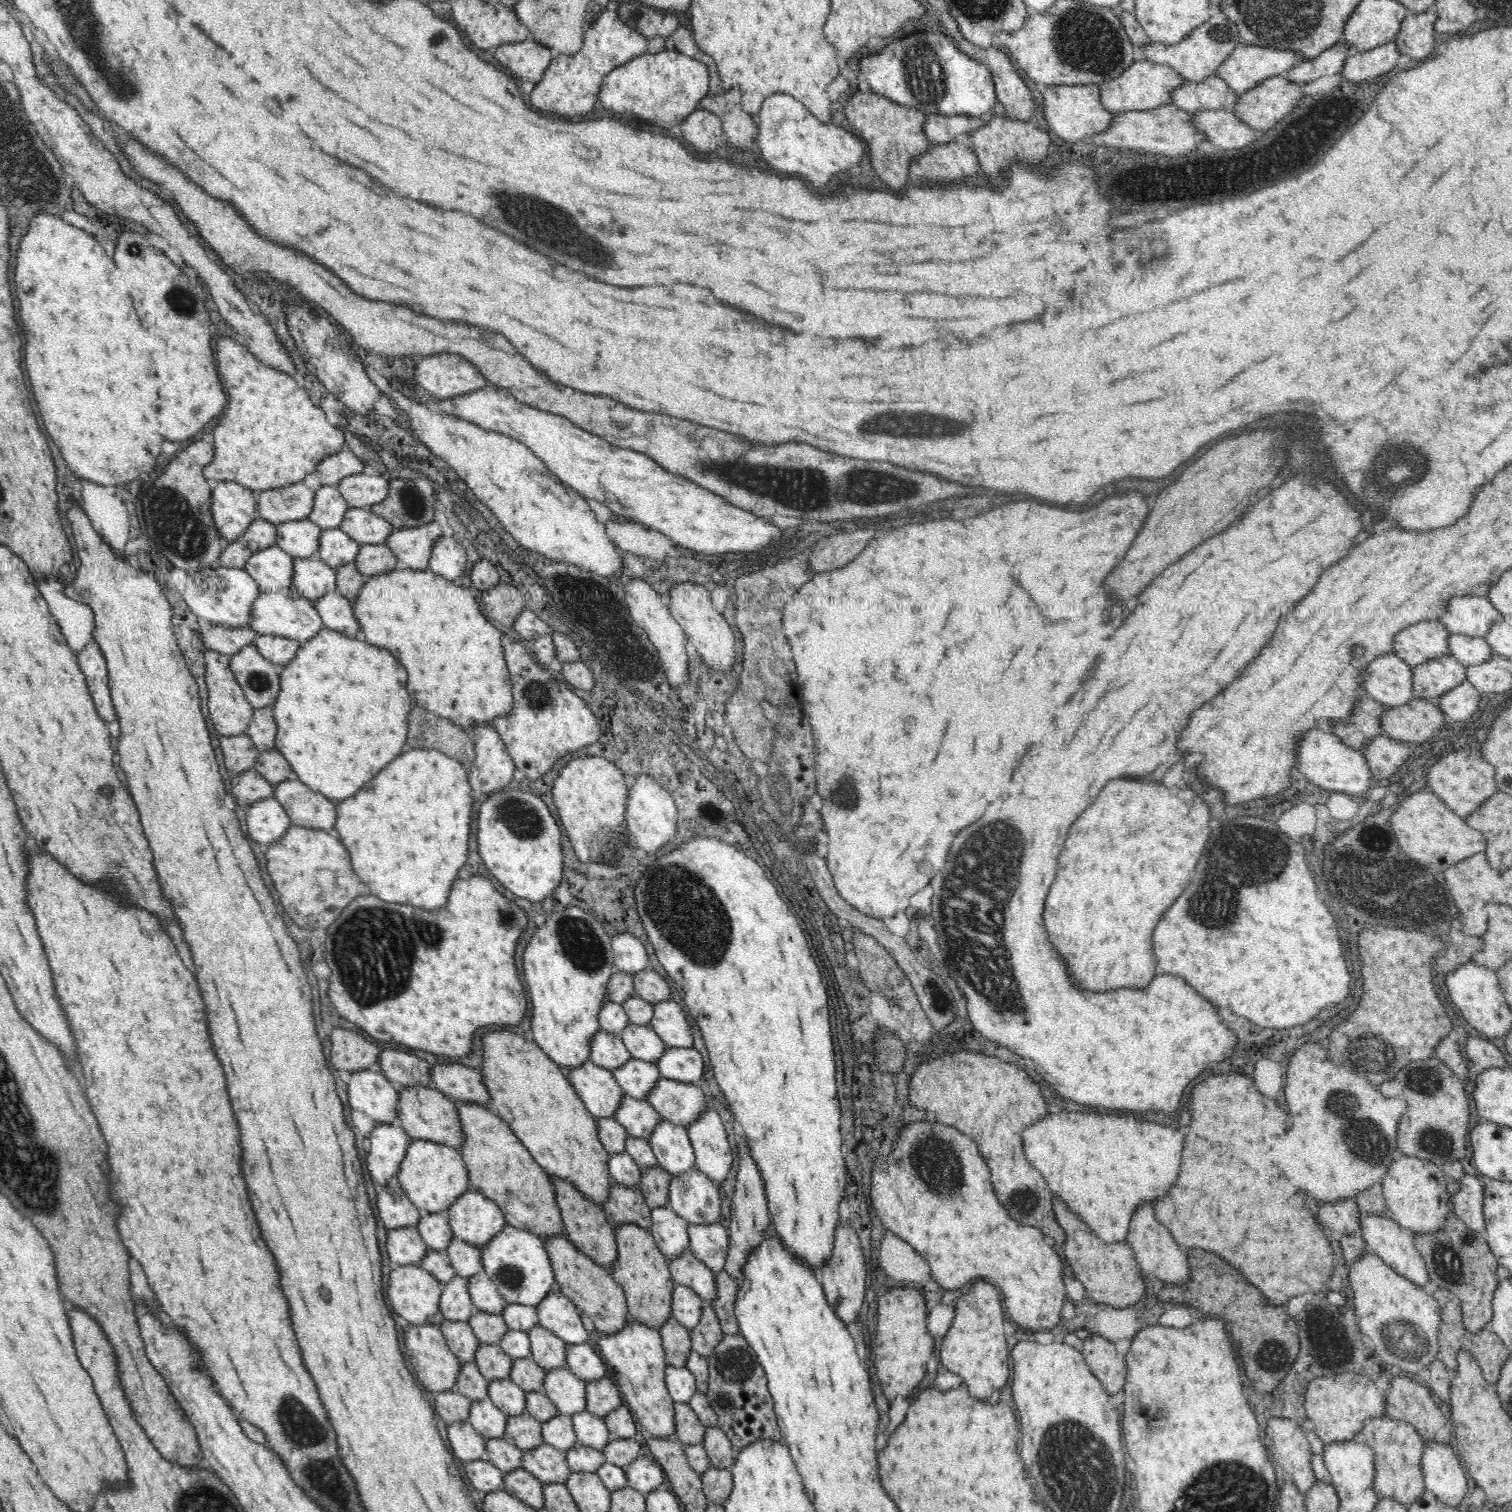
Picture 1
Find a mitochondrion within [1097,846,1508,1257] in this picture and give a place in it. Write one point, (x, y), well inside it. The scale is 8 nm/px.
(1369, 1143)

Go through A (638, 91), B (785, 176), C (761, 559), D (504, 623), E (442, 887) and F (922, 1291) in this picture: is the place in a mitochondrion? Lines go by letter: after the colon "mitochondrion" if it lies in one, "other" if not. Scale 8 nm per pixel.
A: other
B: other
C: other
D: other
E: other
F: other

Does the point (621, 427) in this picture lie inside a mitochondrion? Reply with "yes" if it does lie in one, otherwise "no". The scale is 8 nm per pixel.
yes

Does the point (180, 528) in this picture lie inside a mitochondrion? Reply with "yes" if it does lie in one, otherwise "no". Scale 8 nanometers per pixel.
yes

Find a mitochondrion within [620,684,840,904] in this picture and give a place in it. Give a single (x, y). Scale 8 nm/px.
(783, 810)

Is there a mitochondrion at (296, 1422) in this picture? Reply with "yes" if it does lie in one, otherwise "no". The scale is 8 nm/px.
yes

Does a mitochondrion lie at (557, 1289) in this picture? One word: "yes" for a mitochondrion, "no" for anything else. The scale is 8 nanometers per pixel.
no

